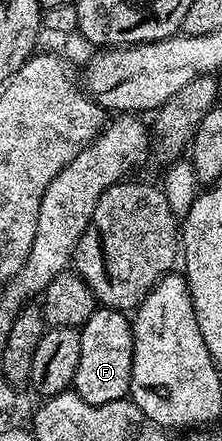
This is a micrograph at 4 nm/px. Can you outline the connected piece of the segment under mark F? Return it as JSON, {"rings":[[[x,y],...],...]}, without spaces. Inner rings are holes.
{"rings":[[[95,308],[80,329],[80,364],[76,368],[72,390],[94,405],[108,404],[112,400],[127,397],[134,355],[134,327],[131,319],[121,310]]]}

